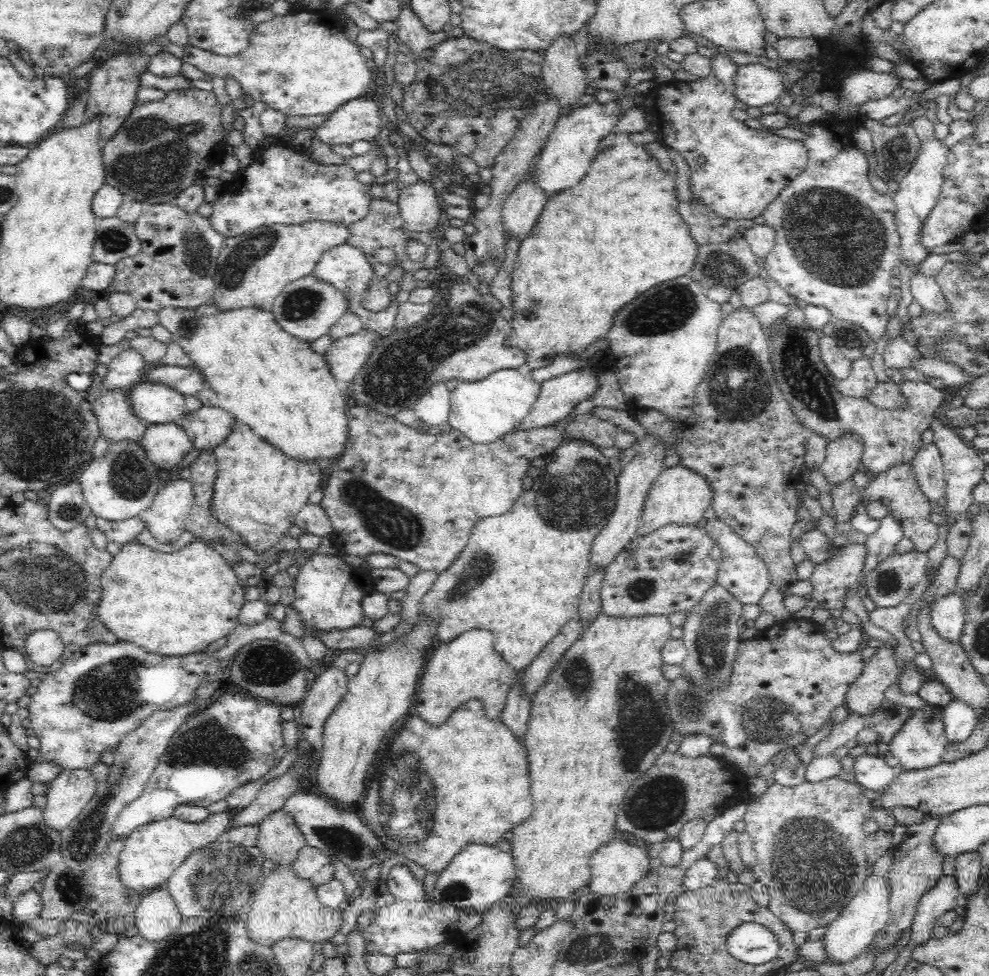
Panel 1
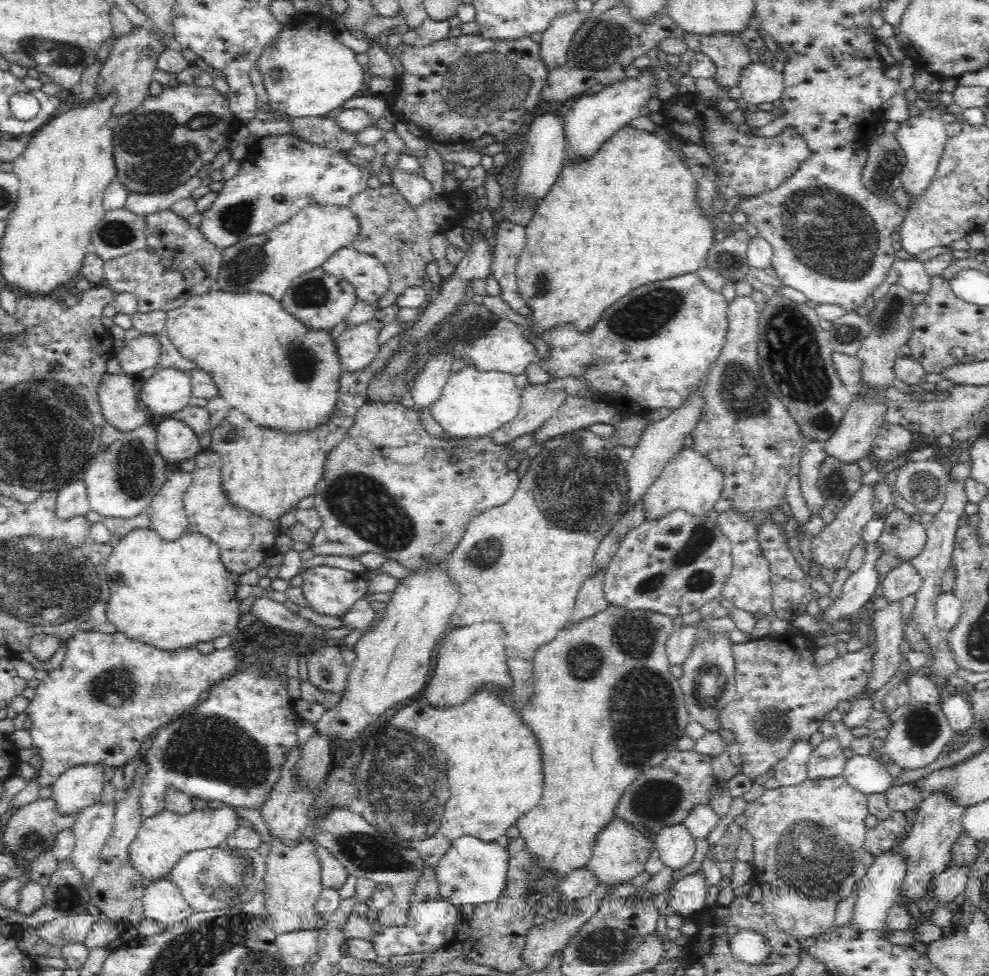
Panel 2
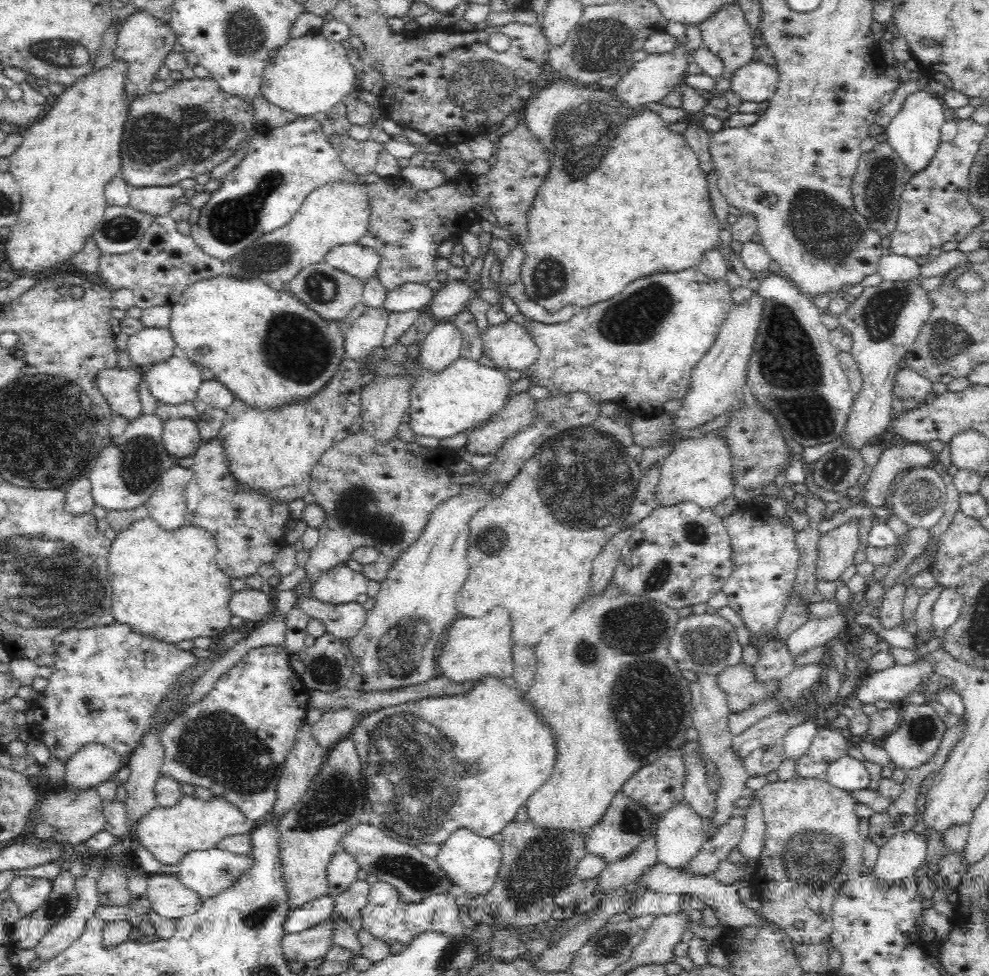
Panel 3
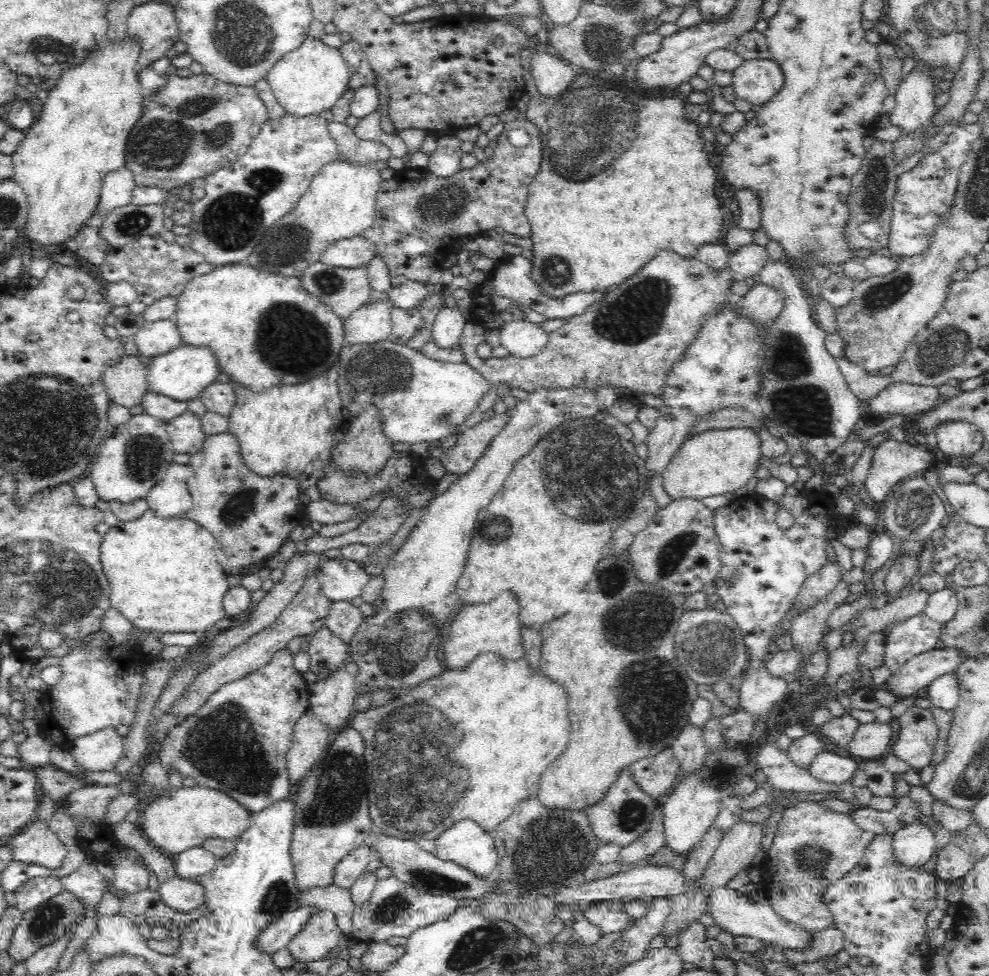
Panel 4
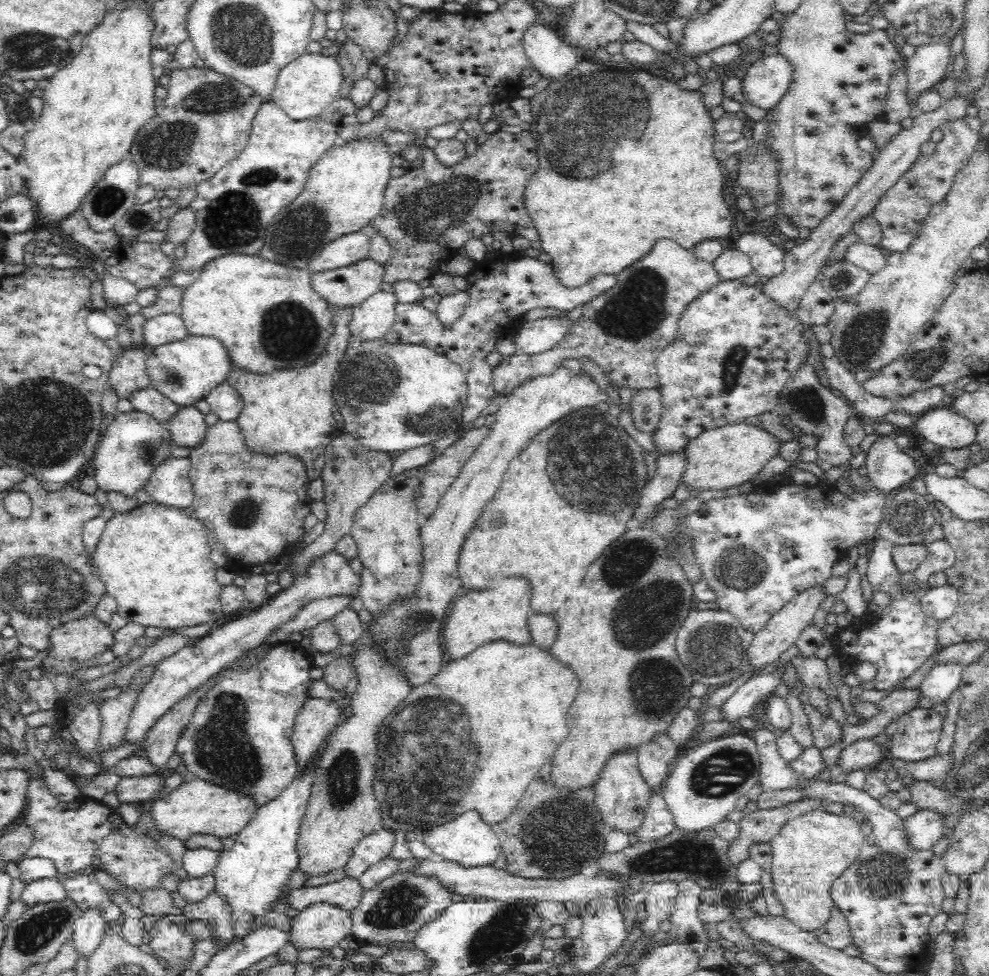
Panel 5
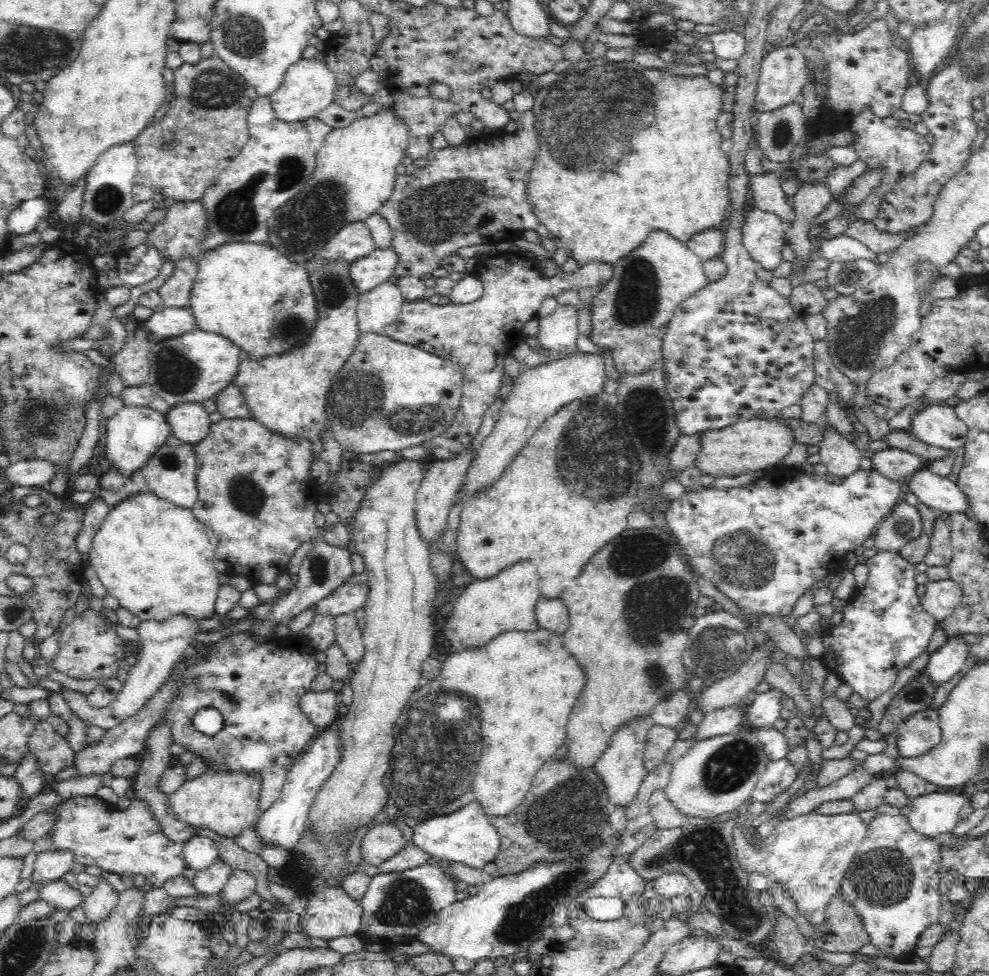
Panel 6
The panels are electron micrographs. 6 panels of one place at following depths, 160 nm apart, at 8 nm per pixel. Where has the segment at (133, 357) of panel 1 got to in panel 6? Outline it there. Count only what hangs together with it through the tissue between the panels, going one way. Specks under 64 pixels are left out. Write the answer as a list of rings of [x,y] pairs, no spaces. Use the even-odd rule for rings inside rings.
[[[188,306],[164,308],[153,313],[150,318],[141,323],[159,340],[174,338],[174,336],[190,332],[197,328],[194,313]]]

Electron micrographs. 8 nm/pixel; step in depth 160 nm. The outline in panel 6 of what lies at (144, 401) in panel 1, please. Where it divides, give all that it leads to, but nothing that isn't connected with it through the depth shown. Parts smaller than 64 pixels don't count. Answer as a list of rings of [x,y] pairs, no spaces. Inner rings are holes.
[[[196,328],[150,344],[148,383],[171,408],[192,402],[204,405],[233,384],[243,355],[241,348],[225,336]]]

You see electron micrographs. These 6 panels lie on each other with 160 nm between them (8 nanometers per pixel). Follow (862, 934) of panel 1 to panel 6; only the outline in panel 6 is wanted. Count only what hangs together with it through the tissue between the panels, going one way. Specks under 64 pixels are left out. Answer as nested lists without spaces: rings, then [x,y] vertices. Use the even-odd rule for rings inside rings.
[[[961,790],[920,794],[911,799],[907,819],[916,832],[937,839],[938,834],[953,831],[968,799],[968,792]]]

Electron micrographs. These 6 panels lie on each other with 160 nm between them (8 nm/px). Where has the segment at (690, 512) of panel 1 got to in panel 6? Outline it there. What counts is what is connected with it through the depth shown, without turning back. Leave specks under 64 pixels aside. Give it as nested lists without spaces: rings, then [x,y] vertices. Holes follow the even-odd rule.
[[[783,418],[740,420],[730,427],[702,433],[702,448],[695,465],[702,475],[719,477],[740,476],[756,470],[768,472],[781,466],[795,443],[794,431],[784,425]]]

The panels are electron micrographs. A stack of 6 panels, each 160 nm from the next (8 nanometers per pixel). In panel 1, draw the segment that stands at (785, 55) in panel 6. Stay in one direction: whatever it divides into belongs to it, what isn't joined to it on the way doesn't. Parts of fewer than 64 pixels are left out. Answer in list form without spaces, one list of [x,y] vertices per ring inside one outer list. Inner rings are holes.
[[[758,64],[740,66],[735,76],[736,98],[743,107],[760,108],[778,102],[785,86],[777,70]]]

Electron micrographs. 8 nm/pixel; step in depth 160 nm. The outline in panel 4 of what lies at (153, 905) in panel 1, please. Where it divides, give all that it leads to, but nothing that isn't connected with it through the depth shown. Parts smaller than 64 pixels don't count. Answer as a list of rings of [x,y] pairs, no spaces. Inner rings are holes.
[[[179,877],[162,881],[159,885],[159,897],[166,907],[173,911],[188,913],[205,904],[206,889],[197,881],[186,881]]]

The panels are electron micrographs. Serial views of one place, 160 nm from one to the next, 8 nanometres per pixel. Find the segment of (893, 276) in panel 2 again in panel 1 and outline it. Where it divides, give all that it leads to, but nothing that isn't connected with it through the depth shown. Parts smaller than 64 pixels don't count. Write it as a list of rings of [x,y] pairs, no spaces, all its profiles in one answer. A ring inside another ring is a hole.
[[[918,272],[909,278],[913,299],[919,302],[923,310],[941,312],[948,306],[935,277],[928,277]]]

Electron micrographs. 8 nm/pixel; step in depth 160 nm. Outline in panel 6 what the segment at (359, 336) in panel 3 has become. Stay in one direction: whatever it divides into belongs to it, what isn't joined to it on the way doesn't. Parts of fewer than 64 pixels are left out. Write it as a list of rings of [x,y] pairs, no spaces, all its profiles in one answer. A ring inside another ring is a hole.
[[[381,282],[377,287],[372,288],[368,292],[361,293],[360,300],[357,304],[358,328],[361,333],[381,333],[383,328],[394,322],[402,305],[406,302],[401,290],[397,284]]]

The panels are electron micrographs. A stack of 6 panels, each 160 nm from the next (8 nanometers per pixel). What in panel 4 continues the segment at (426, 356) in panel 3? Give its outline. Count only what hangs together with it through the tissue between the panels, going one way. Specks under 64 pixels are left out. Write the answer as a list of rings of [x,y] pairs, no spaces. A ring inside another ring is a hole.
[[[457,306],[442,307],[436,314],[433,322],[433,341],[446,350],[456,346],[460,340],[467,317]]]

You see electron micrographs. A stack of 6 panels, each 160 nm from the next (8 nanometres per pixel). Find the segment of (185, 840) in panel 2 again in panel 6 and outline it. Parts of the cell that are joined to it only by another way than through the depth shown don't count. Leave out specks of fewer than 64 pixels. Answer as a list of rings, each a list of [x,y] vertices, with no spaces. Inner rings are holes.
[[[210,768],[169,795],[167,810],[190,826],[206,827],[220,836],[236,838],[252,826],[252,820],[258,815],[262,783],[258,775]]]

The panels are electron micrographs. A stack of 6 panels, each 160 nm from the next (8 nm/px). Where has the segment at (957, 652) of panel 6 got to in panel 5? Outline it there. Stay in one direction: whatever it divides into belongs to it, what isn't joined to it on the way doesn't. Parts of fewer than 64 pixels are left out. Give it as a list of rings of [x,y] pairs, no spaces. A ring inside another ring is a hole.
[[[936,662],[919,687],[921,696],[933,703],[946,703],[952,692],[961,684],[964,667],[954,662]]]

